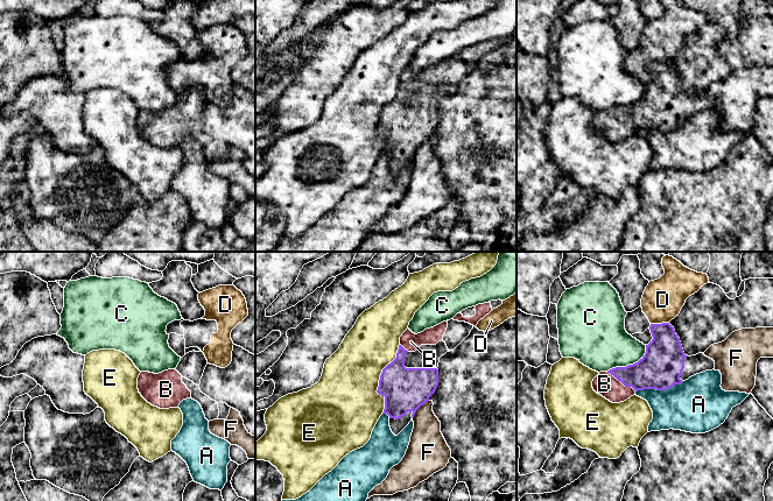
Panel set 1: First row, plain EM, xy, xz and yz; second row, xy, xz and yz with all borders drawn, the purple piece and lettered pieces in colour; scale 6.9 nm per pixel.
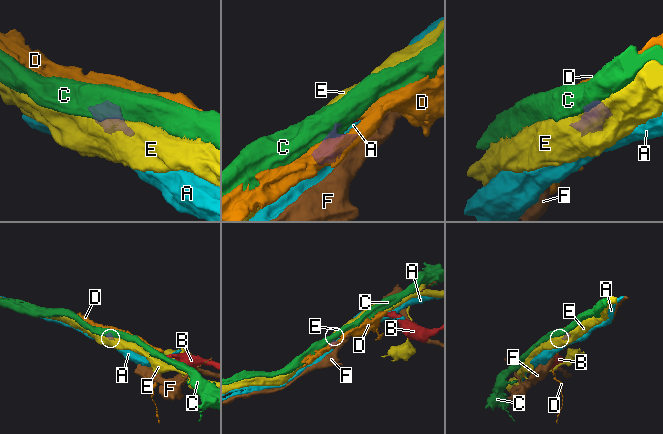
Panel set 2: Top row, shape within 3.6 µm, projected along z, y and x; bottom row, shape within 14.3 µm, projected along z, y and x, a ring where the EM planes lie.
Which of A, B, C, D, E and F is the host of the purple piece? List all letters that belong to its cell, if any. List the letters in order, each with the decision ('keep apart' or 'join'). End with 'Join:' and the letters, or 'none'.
A: keep apart
B: join
C: keep apart
D: keep apart
E: keep apart
F: keep apart
Join: B

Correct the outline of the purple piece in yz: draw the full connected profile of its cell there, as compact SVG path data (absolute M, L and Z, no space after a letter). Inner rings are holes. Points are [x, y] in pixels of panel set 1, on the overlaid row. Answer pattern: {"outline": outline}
{"outline": "M669 323L651 324L652 341L635 364L600 372L592 381L593 390L612 403L620 403L638 390L667 390L689 377L712 371L715 361L703 353L688 357Z"}

